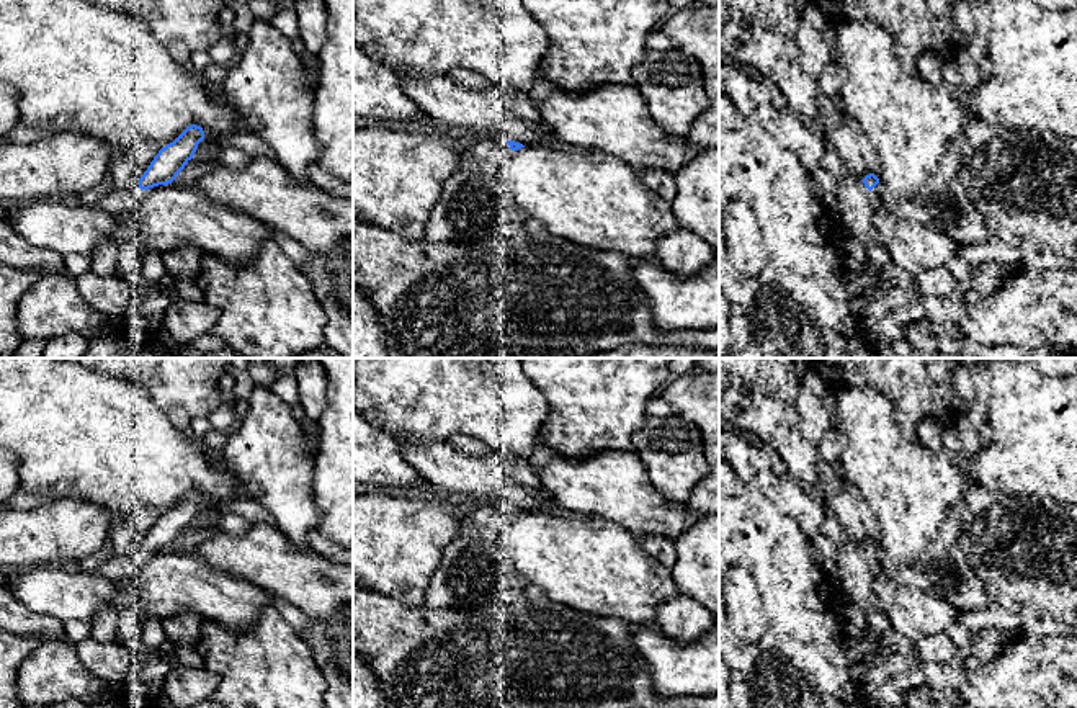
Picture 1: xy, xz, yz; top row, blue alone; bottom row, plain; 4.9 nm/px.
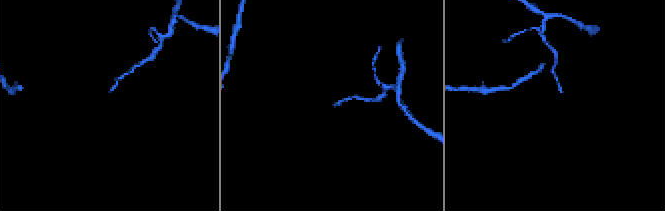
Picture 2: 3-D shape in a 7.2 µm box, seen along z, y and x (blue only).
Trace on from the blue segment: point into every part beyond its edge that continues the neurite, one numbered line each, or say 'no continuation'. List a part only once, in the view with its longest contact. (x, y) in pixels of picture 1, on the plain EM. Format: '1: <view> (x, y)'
no continuation

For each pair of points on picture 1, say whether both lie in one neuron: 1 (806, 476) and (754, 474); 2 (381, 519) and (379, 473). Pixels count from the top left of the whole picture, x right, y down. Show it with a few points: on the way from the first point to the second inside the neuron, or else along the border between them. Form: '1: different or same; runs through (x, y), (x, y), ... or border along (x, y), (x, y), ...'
1: different; border along (767, 445), (778, 457), (785, 470), (819, 501)
2: different; border along (419, 488), (409, 491), (378, 489)

